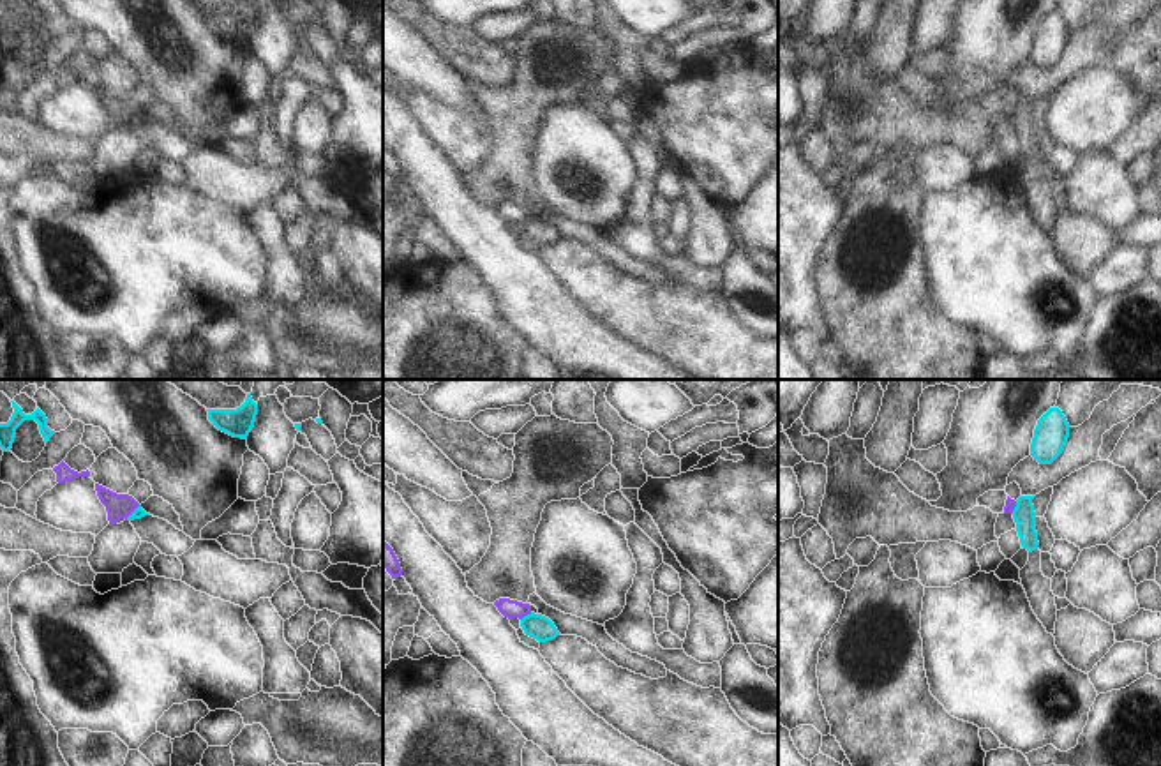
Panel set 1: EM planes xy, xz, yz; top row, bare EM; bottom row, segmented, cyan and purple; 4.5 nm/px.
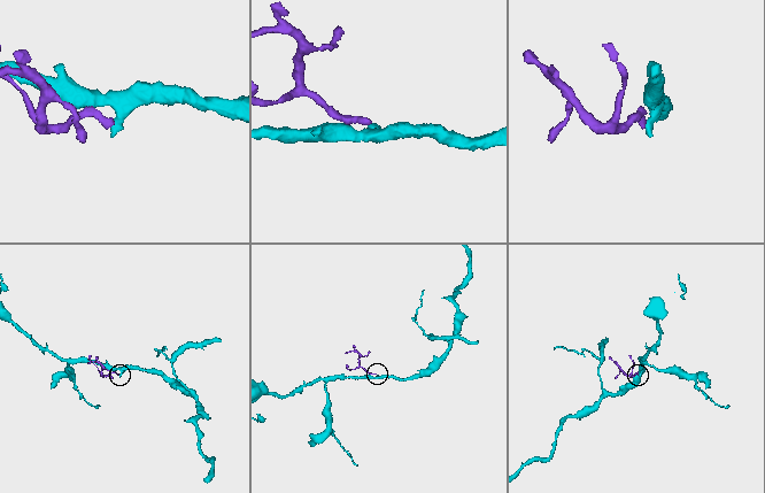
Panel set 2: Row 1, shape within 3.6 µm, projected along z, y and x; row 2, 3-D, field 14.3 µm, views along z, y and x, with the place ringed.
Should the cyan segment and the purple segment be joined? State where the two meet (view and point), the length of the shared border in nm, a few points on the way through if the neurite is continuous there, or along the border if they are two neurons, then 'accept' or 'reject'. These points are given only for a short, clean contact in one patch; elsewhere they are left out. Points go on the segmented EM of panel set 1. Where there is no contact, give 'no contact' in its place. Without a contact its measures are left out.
xz (528, 615) | 70 nm | along xz (531, 613), (521, 620) | reject

